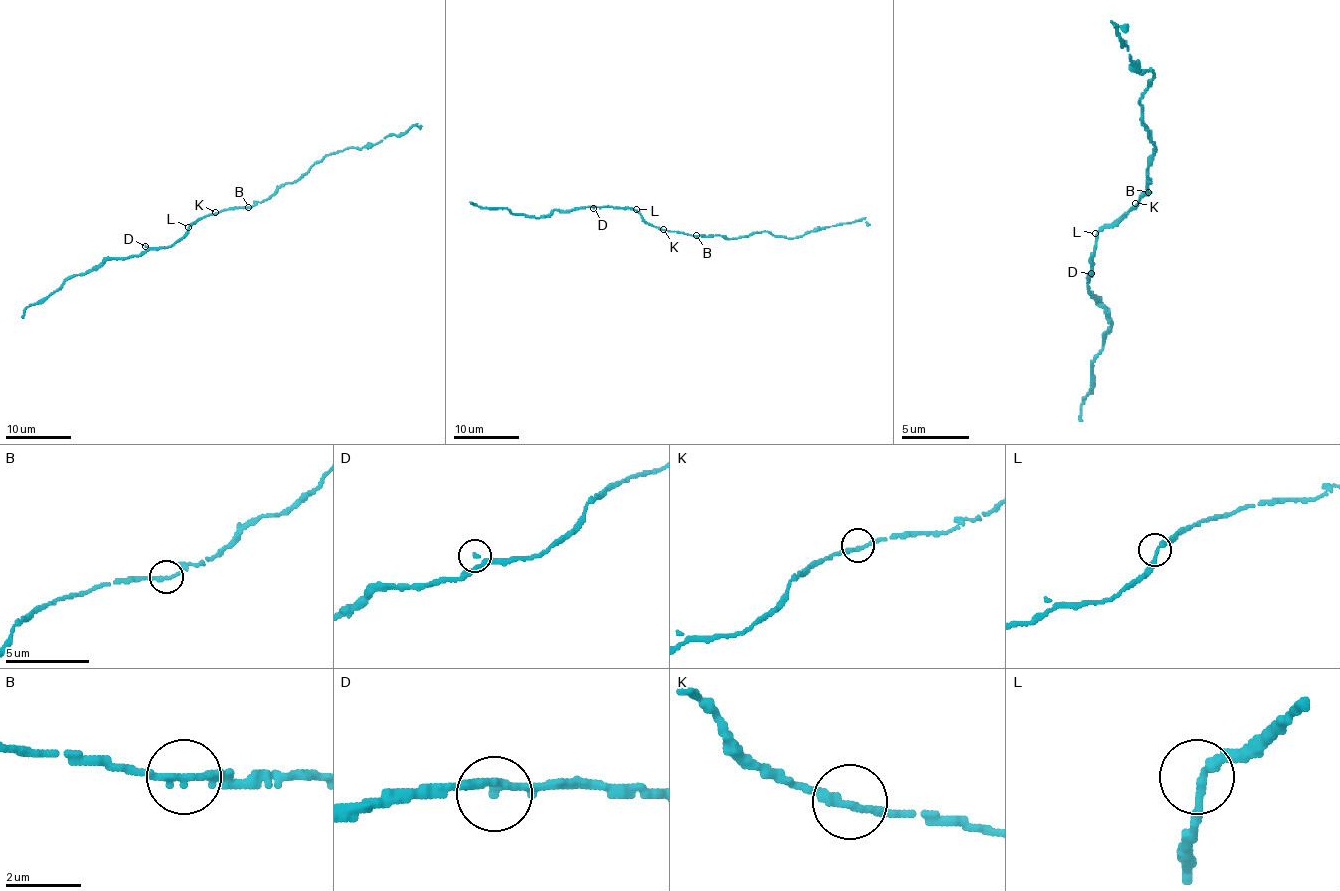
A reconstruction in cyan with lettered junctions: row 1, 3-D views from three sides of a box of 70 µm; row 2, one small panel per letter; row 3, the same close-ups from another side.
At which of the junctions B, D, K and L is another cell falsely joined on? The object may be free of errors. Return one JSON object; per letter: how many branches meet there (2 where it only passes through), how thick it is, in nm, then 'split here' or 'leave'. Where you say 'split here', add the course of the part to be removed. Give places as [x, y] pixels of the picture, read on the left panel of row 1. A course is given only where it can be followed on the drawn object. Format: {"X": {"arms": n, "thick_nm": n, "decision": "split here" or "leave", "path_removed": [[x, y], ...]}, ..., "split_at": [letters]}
{"B": {"arms": 2, "thick_nm": 240, "decision": "leave"}, "D": {"arms": 2, "thick_nm": 170, "decision": "leave"}, "K": {"arms": 2, "thick_nm": 260, "decision": "leave"}, "L": {"arms": 2, "thick_nm": 240, "decision": "leave"}, "split_at": []}

